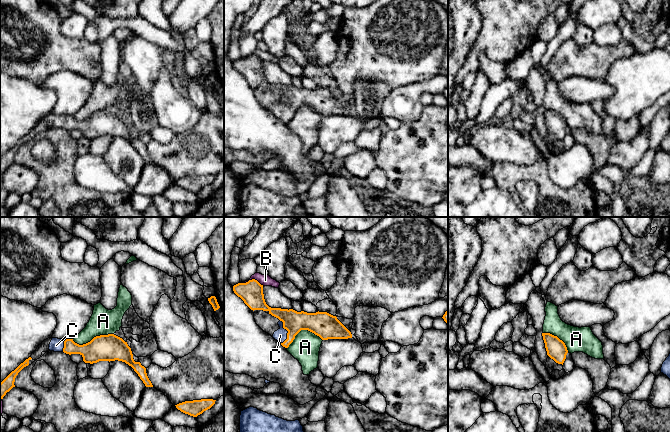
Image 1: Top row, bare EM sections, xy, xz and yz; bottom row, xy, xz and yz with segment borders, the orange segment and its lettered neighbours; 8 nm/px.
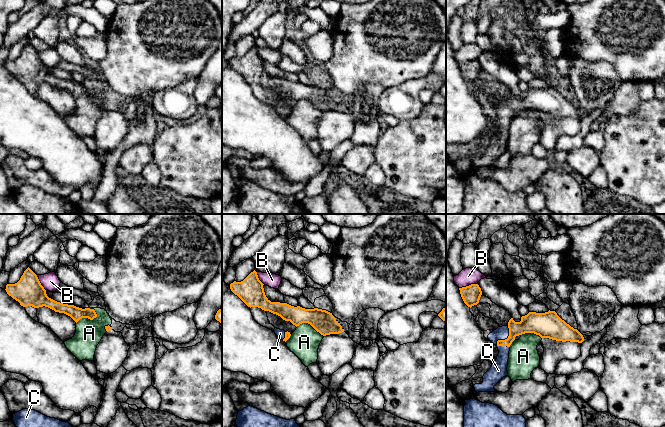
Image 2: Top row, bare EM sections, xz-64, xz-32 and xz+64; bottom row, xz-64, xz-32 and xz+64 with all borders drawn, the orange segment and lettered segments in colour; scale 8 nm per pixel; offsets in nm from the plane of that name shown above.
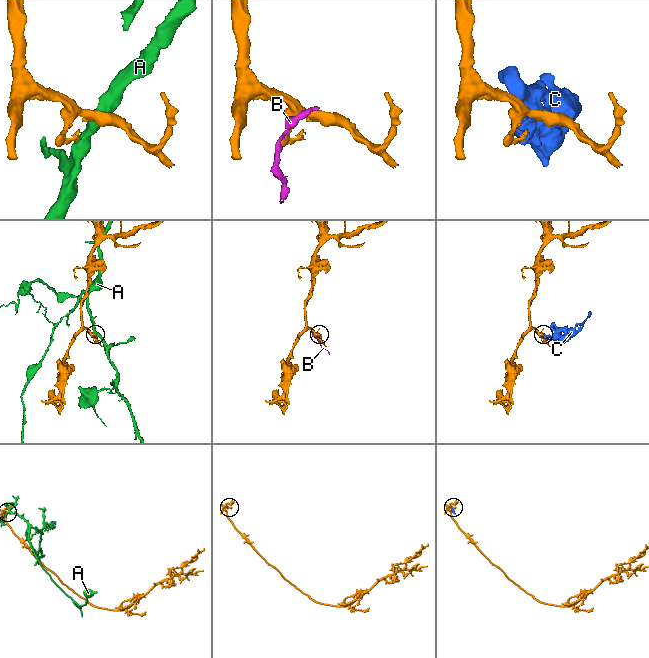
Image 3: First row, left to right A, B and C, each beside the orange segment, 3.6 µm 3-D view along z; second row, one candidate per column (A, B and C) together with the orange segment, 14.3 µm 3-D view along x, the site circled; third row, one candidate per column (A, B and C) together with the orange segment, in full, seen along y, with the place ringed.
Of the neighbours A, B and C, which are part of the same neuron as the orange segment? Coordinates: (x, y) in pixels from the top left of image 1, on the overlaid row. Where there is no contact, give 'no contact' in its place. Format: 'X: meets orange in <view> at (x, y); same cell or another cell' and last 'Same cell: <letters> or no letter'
A: meets orange in xy at (93, 338); another cell
B: meets orange in xz at (252, 279); another cell
C: meets orange in xz at (288, 332); same cell
Same cell: C

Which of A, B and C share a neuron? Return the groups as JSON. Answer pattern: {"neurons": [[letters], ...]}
{"neurons": [["A"], ["B"], ["C"]]}

